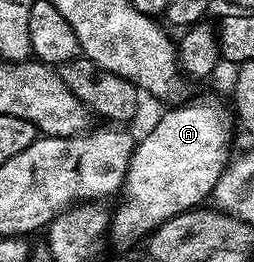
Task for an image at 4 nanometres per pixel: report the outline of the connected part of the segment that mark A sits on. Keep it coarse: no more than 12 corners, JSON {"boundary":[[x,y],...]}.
{"boundary":[[179,104],[135,144],[109,240],[213,194],[229,108]]}

